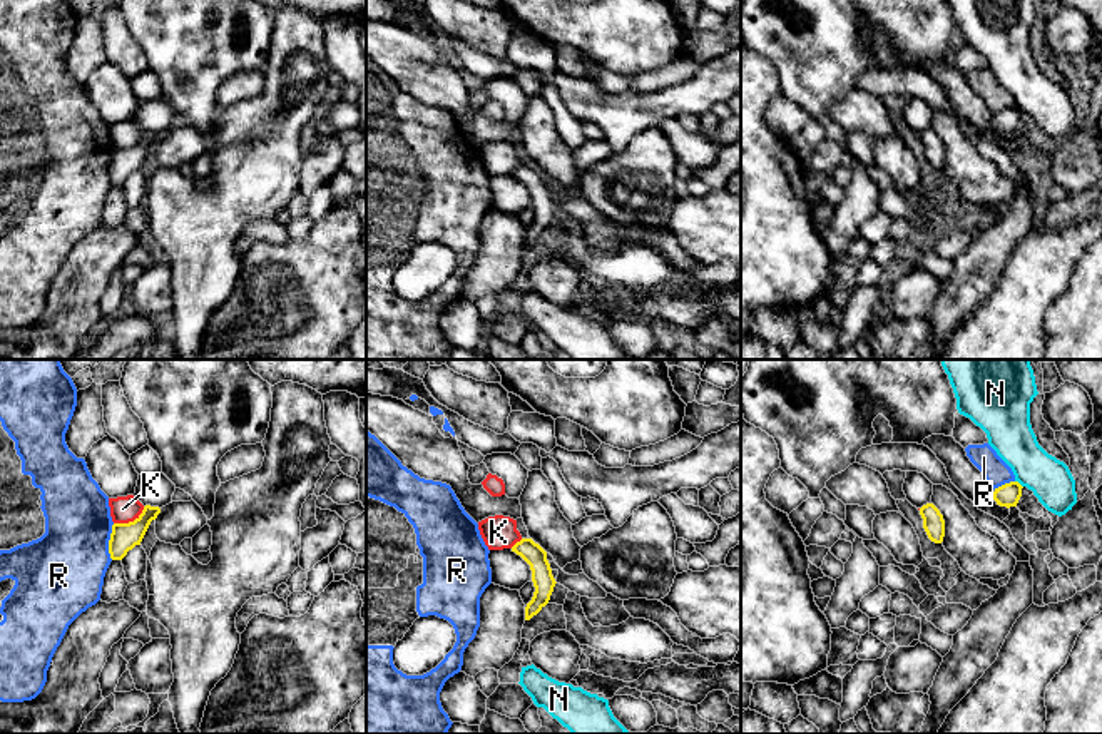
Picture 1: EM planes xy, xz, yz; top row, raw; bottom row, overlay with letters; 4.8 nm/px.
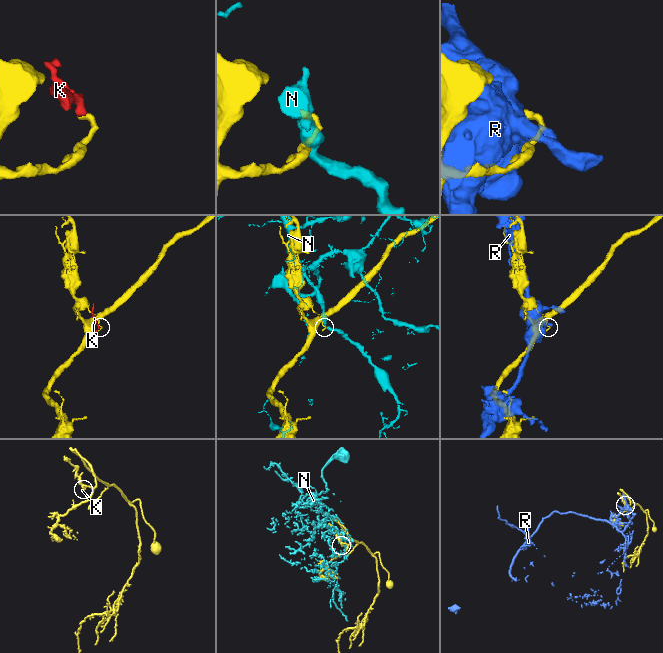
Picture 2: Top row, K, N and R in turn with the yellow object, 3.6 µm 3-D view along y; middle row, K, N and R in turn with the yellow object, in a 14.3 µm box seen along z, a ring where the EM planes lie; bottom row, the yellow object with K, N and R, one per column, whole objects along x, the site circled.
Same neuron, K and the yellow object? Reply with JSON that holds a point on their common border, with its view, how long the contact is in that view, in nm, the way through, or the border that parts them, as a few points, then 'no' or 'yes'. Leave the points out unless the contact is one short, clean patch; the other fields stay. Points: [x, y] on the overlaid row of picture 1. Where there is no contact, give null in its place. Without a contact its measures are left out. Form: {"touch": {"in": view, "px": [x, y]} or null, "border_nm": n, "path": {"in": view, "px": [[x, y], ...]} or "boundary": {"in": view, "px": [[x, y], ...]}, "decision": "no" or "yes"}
{"touch": {"in": "xy", "px": [129, 522]}, "border_nm": 170, "boundary": {"in": "xy", "px": [[144, 507], [132, 520], [114, 524]]}, "decision": "no"}

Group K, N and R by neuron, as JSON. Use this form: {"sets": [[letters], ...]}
{"sets": [["K"], ["N"], ["R"]]}

